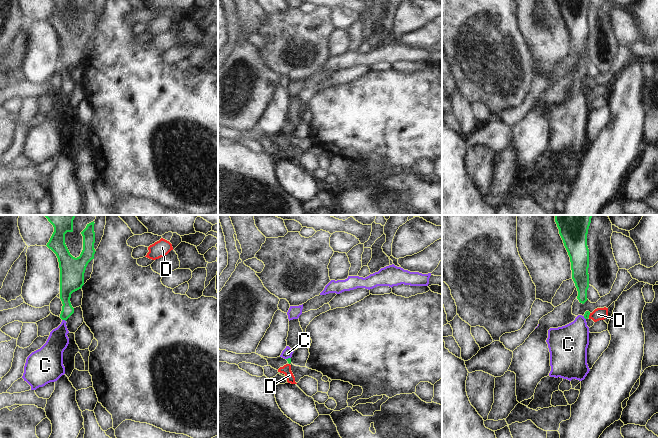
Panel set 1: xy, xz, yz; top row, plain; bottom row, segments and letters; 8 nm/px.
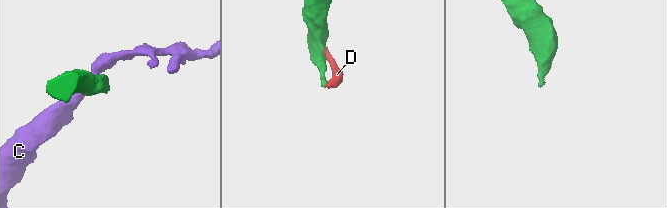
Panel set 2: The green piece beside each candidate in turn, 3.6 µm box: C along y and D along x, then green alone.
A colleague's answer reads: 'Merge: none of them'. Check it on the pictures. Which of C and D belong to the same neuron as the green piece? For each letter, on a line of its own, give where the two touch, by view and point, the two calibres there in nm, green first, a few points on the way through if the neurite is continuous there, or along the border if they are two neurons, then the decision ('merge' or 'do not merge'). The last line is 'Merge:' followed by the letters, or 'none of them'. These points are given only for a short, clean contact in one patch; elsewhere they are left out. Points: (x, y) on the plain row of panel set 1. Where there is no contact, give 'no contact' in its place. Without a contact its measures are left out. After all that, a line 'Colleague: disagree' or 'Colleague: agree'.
C: contact xy (64, 95); calibres 110 and 170 nm; way xy (67, 64), (64, 95), (57, 118); merge
D: contact yz (589, 90); calibres 50 and 100 nm; border yz (590, 89), (588, 93); do not merge
Merge: C
Colleague: disagree

